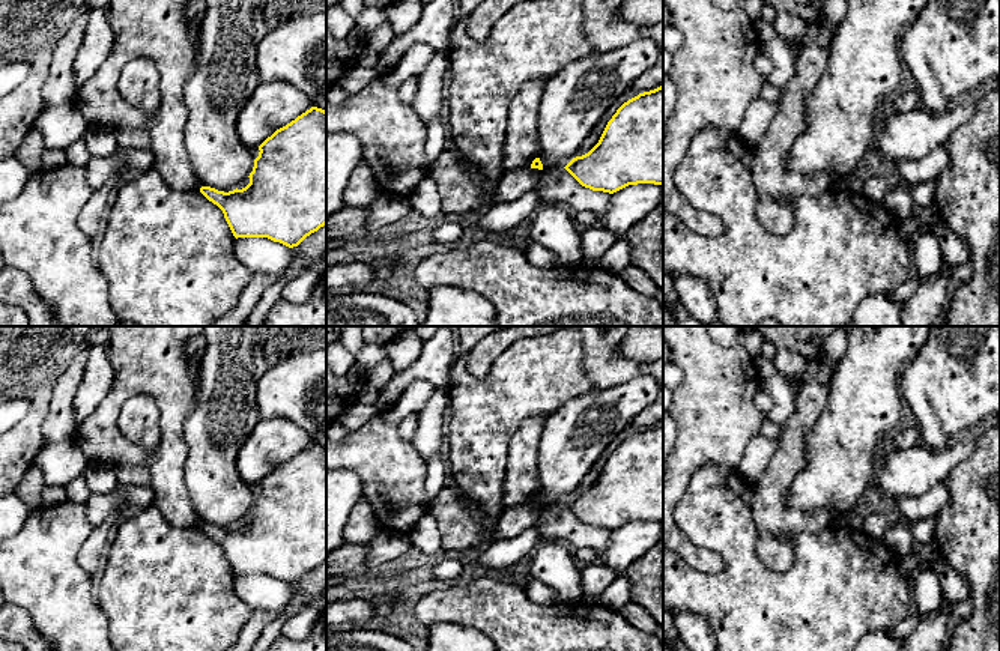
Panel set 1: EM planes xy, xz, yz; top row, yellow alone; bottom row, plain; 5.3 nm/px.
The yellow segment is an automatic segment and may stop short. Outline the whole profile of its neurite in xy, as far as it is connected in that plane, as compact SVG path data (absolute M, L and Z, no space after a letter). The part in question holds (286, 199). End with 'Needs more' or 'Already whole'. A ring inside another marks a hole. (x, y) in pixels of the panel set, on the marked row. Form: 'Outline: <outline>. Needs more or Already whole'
Outline: M311 107L259 146L250 183L229 192L202 186L238 238L268 238L289 248L326 224L326 111Z. Already whole

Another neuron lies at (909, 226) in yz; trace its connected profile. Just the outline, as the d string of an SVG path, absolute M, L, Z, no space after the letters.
M935 204L916 209L913 215L899 218L899 236L911 239L922 227L940 221Z

